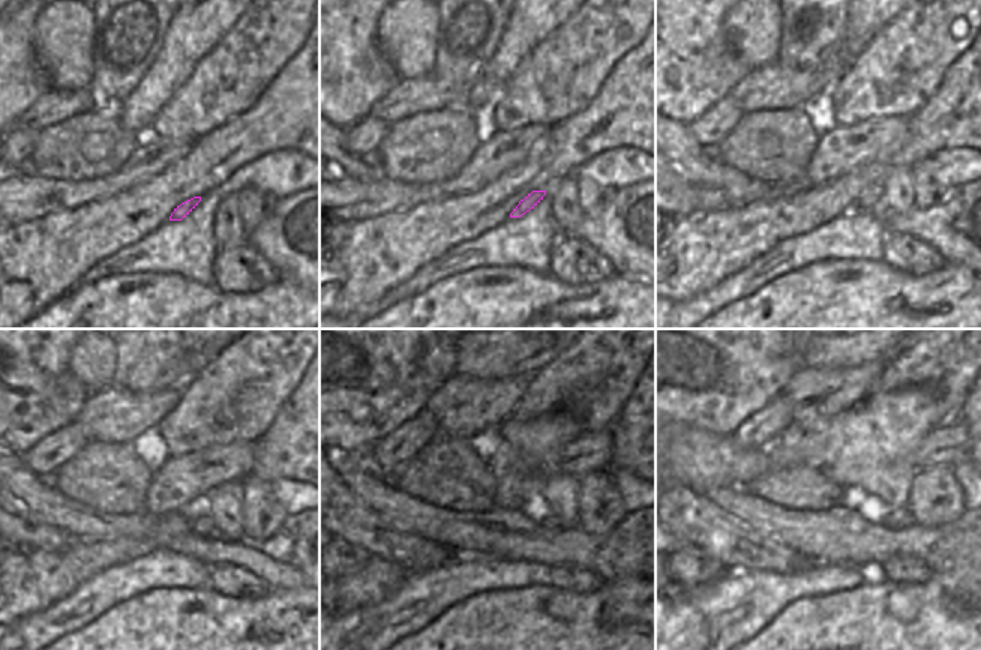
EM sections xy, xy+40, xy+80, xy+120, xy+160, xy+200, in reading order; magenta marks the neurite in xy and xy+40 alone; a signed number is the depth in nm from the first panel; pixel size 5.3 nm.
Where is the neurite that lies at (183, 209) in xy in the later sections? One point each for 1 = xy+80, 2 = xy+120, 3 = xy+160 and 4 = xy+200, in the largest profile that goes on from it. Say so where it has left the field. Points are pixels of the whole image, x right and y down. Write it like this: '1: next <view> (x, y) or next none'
1: next xy+80 (875, 191)
2: next xy+120 (204, 526)
3: next xy+160 (549, 521)
4: next xy+200 (897, 518)

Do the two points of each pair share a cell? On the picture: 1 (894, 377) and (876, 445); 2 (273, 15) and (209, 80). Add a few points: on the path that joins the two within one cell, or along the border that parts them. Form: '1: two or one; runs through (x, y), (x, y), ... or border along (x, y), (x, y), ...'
1: two; border along (924, 388), (899, 388), (870, 395)
2: one; runs through (257, 32), (225, 63)

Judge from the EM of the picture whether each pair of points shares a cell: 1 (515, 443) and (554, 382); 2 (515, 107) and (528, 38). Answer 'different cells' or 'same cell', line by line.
1: different cells
2: different cells

